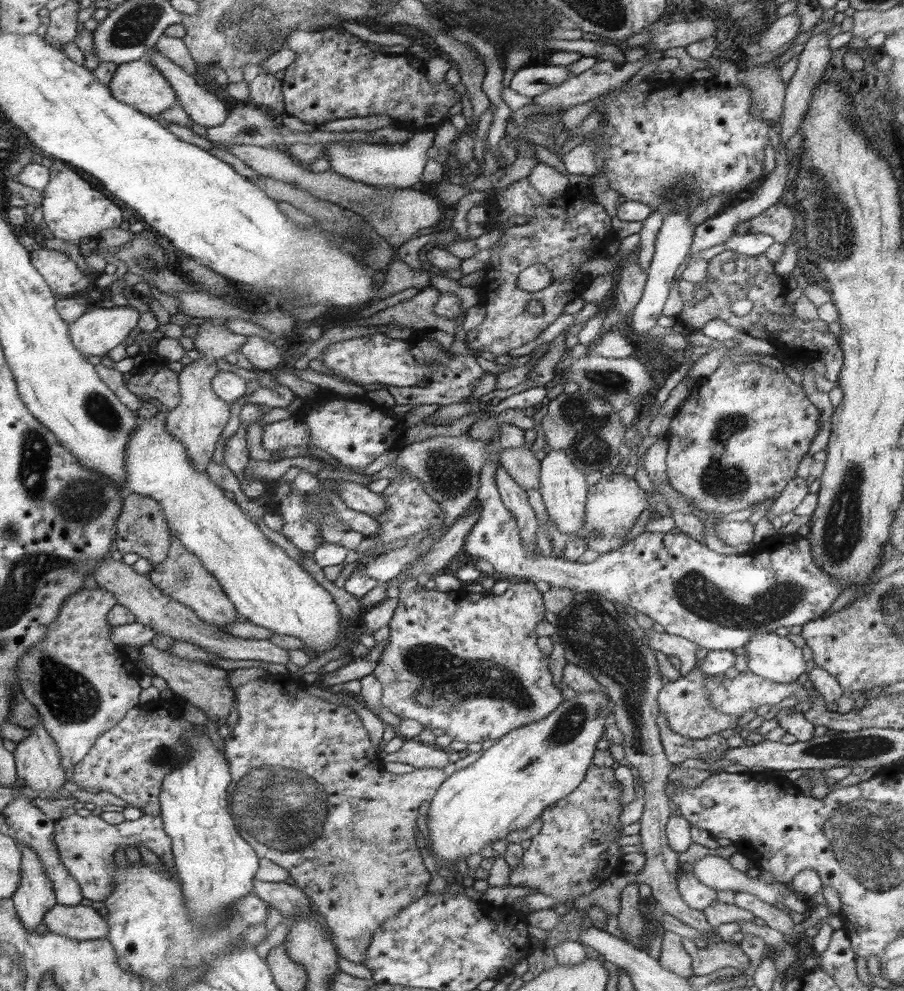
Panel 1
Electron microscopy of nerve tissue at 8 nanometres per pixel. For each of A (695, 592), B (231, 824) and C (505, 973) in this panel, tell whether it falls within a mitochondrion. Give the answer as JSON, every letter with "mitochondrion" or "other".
{"A":"mitochondrion","B":"mitochondrion","C":"other"}

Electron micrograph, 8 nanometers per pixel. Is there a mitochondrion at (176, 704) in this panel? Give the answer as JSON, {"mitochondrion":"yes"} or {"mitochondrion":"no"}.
{"mitochondrion":"no"}

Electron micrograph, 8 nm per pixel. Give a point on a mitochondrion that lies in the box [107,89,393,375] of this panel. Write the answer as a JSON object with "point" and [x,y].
{"point":[140,256]}

